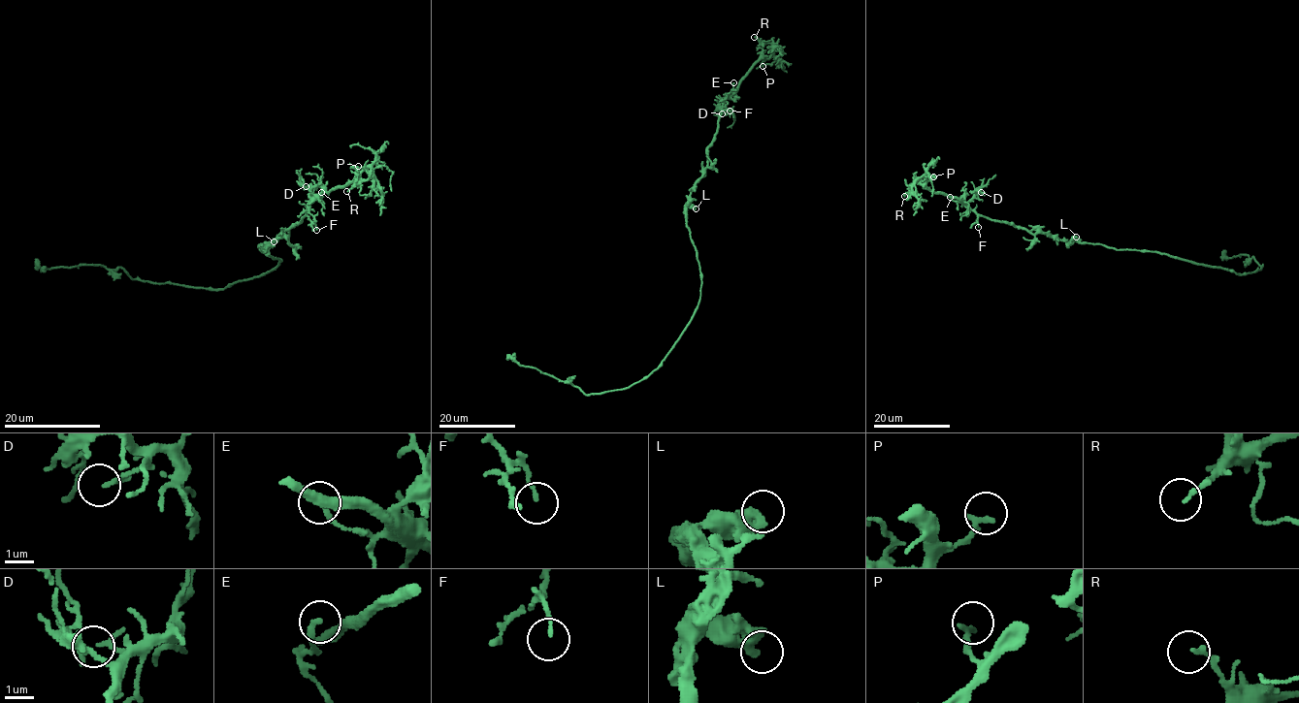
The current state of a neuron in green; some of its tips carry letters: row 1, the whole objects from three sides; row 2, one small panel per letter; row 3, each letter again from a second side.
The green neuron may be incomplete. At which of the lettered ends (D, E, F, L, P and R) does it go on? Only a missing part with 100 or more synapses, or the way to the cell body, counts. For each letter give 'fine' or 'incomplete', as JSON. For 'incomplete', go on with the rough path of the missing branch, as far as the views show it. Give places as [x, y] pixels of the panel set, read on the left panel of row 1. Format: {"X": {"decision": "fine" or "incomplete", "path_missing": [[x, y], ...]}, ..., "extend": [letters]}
{"D": {"decision": "fine"}, "E": {"decision": "fine"}, "F": {"decision": "fine"}, "L": {"decision": "fine"}, "P": {"decision": "fine"}, "R": {"decision": "fine"}, "extend": []}

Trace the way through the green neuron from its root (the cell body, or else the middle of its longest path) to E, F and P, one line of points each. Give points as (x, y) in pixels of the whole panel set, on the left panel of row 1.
E: (276, 259), (261, 249), (280, 237), (288, 238), (288, 231), (306, 215), (307, 205), (320, 197), (321, 192)
F: (276, 259), (261, 249), (280, 237), (288, 238), (288, 231), (306, 215), (316, 230)
P: (276, 259), (261, 249), (288, 238), (288, 231), (306, 215), (307, 205), (348, 185), (358, 176), (358, 166)

